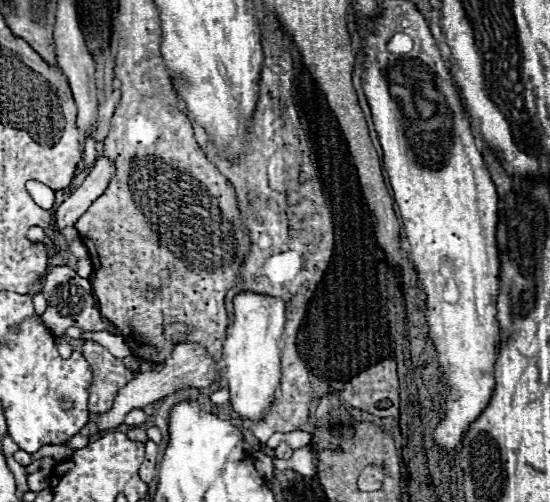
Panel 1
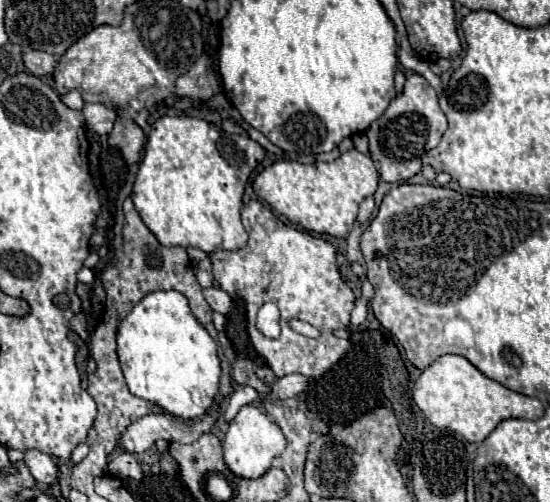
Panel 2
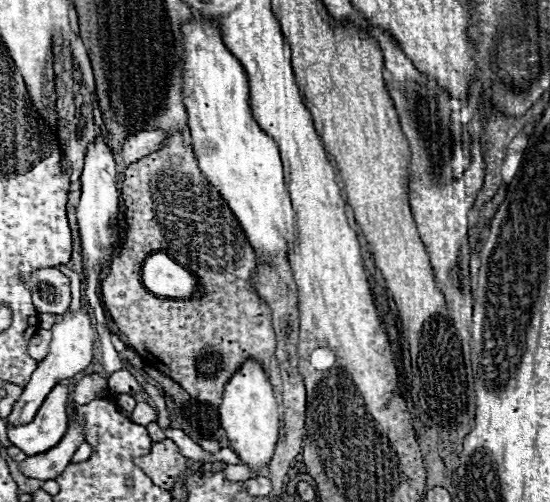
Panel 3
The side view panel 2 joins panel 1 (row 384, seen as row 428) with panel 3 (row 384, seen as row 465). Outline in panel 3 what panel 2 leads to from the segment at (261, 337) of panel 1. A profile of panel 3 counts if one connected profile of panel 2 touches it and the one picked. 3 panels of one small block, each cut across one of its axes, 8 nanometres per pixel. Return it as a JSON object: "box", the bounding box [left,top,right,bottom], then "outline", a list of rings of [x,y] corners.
{"box":[220,360,280,468],"outline":[[[246,360],[238,368],[238,372],[230,378],[230,382],[224,386],[224,400],[220,404],[220,422],[222,428],[226,430],[232,450],[240,456],[240,460],[246,466],[260,468],[270,462],[280,430],[280,410],[270,378],[258,360]]]}

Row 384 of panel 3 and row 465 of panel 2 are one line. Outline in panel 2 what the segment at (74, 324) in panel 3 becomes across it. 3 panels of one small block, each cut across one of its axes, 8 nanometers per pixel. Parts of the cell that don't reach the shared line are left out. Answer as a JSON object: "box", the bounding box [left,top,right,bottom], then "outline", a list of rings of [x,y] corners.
{"box":[24,450,60,486],"outline":[[[26,450],[26,452],[24,452],[24,464],[28,466],[30,474],[36,478],[38,484],[50,486],[50,484],[54,484],[54,482],[58,480],[58,476],[60,476],[58,466],[54,464],[54,460],[52,460],[48,454],[40,452],[40,450]]]}

